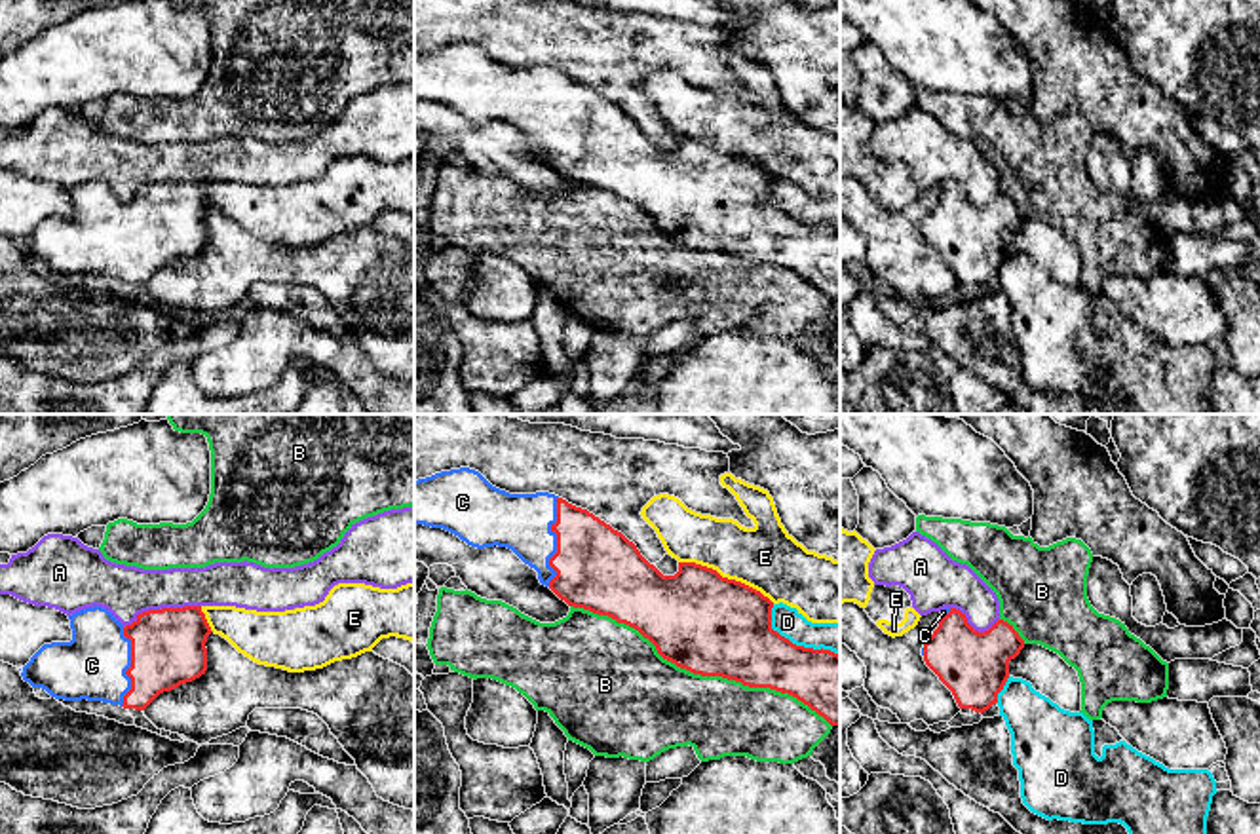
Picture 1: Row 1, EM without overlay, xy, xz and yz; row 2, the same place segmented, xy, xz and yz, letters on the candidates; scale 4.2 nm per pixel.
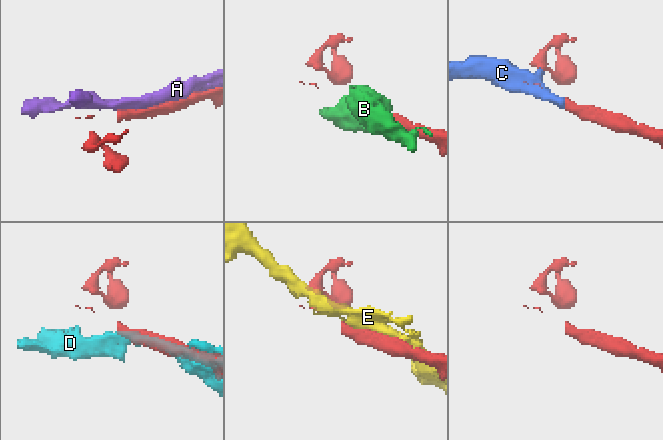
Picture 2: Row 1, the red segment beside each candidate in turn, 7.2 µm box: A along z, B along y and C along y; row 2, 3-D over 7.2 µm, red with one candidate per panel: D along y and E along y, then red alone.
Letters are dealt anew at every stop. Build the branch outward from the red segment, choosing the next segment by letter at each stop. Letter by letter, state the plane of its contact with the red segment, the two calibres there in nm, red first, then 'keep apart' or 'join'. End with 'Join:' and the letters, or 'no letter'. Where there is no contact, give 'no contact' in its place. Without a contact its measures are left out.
A: meets red in xy; 320 nm thick on the red side, 220 nm on the other; keep apart
B: meets red in xz; 420 nm thick on the red side, 400 nm on the other; keep apart
C: meets red in xz; 360 nm thick on the red side, 240 nm on the other; join
D: meets red in xz; 320 nm thick on the red side, 130 nm on the other; keep apart
E: meets red in xz; 420 nm thick on the red side, 280 nm on the other; keep apart
Join: C

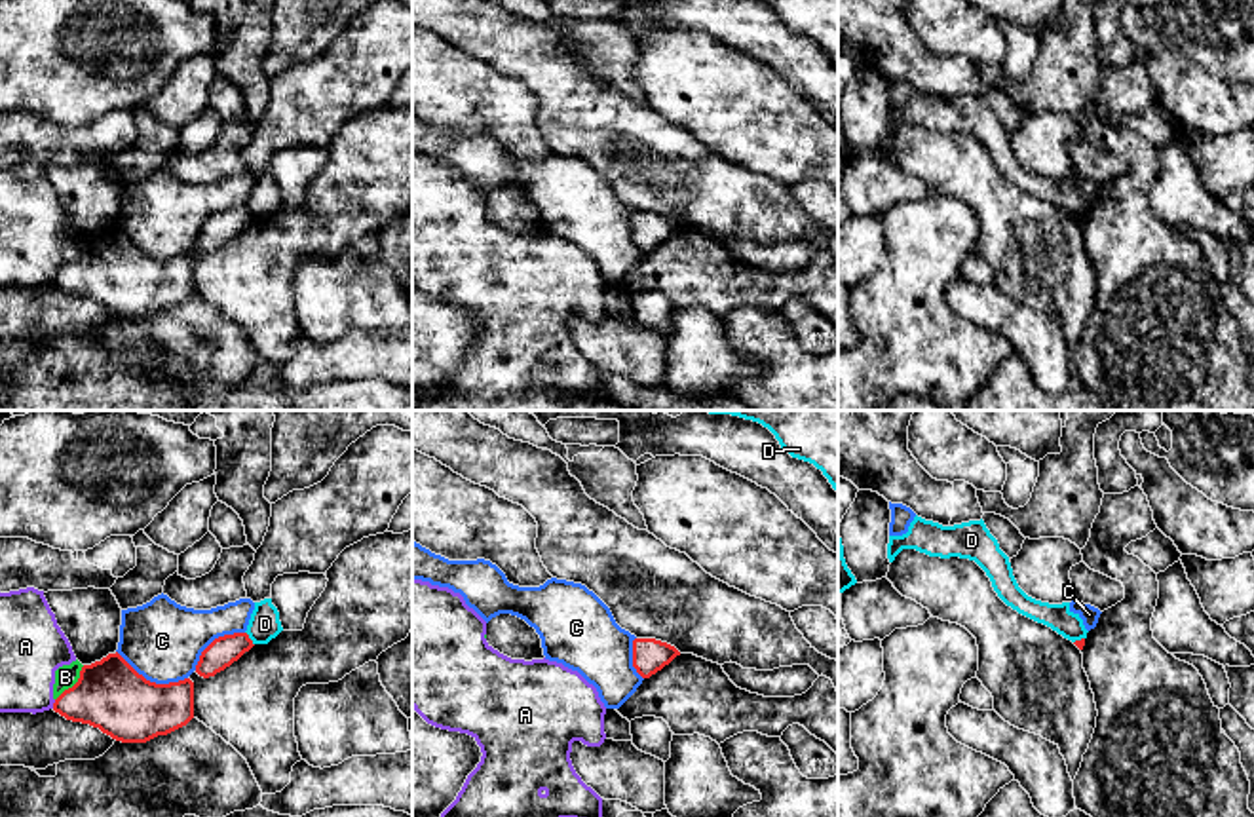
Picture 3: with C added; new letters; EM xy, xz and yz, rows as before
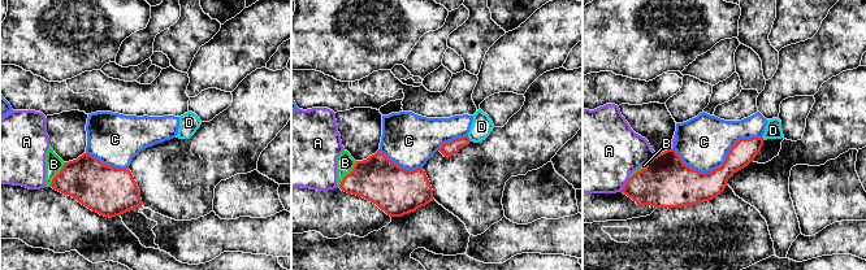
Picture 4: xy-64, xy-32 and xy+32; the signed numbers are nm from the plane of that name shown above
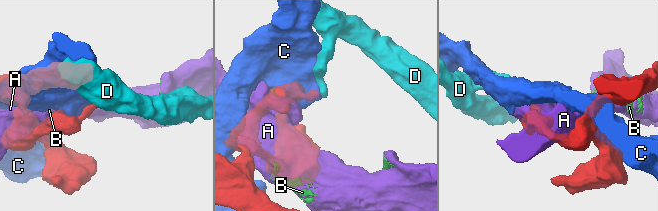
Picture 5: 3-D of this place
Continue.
A: meets red in xy; 300 nm thick on the red side, 280 nm on the other; keep apart
B: meets red in xy; 300 nm thick on the red side, 100 nm on the other; keep apart
C: meets red in xy; 300 nm thick on the red side, 340 nm on the other; keep apart
D: meets red in xy; 120 nm thick on the red side, 130 nm on the other; keep apart
Join: no letter

